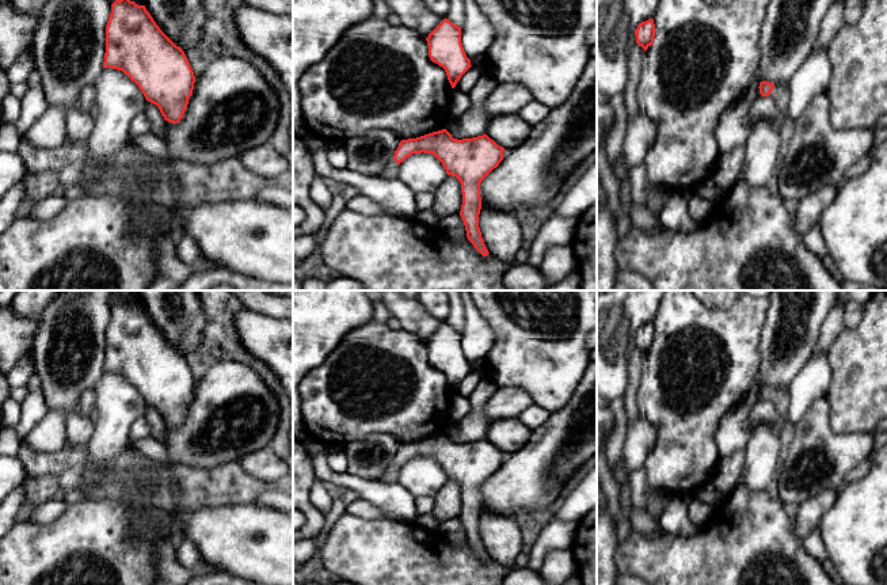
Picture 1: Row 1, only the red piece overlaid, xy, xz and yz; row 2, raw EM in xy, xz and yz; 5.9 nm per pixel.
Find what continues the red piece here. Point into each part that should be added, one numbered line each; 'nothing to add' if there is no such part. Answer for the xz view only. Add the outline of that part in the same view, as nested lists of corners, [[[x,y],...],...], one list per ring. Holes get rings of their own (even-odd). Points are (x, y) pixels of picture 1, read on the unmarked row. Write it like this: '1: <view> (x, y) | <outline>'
1: xz (392, 473) | [[[391,464],[381,478],[382,482],[397,482],[399,468],[395,464]]]

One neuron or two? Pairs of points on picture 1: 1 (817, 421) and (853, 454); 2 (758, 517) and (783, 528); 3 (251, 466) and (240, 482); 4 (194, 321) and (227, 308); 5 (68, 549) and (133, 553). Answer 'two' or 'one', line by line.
1: one
2: one
3: two
4: two
5: one

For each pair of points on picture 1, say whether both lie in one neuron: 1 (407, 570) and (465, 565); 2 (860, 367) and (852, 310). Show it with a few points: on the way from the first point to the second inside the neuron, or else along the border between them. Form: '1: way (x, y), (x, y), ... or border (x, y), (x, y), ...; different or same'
1: way (422, 570), (450, 570); same
2: border (864, 304), (863, 318), (853, 327), (846, 329); different

